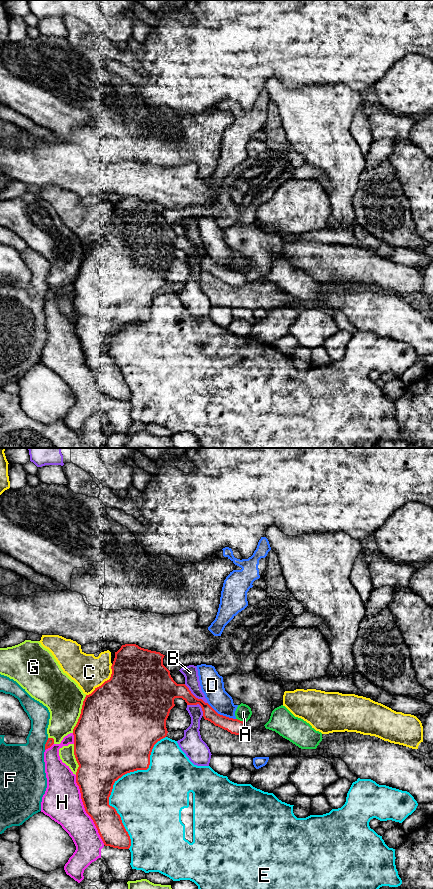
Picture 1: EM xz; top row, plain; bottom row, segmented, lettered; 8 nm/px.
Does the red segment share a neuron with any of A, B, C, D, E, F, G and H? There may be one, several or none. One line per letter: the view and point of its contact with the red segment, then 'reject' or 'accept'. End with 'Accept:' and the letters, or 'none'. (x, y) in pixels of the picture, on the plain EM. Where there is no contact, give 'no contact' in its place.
A: xz (241, 273) | reject
B: xz (194, 248) | reject
C: xz (105, 233) | reject
D: xz (221, 267) | reject
E: xz (114, 334) | reject
F: xz (45, 296) | reject
G: xz (80, 266) | reject
H: xz (85, 362) | reject
Accept: none

